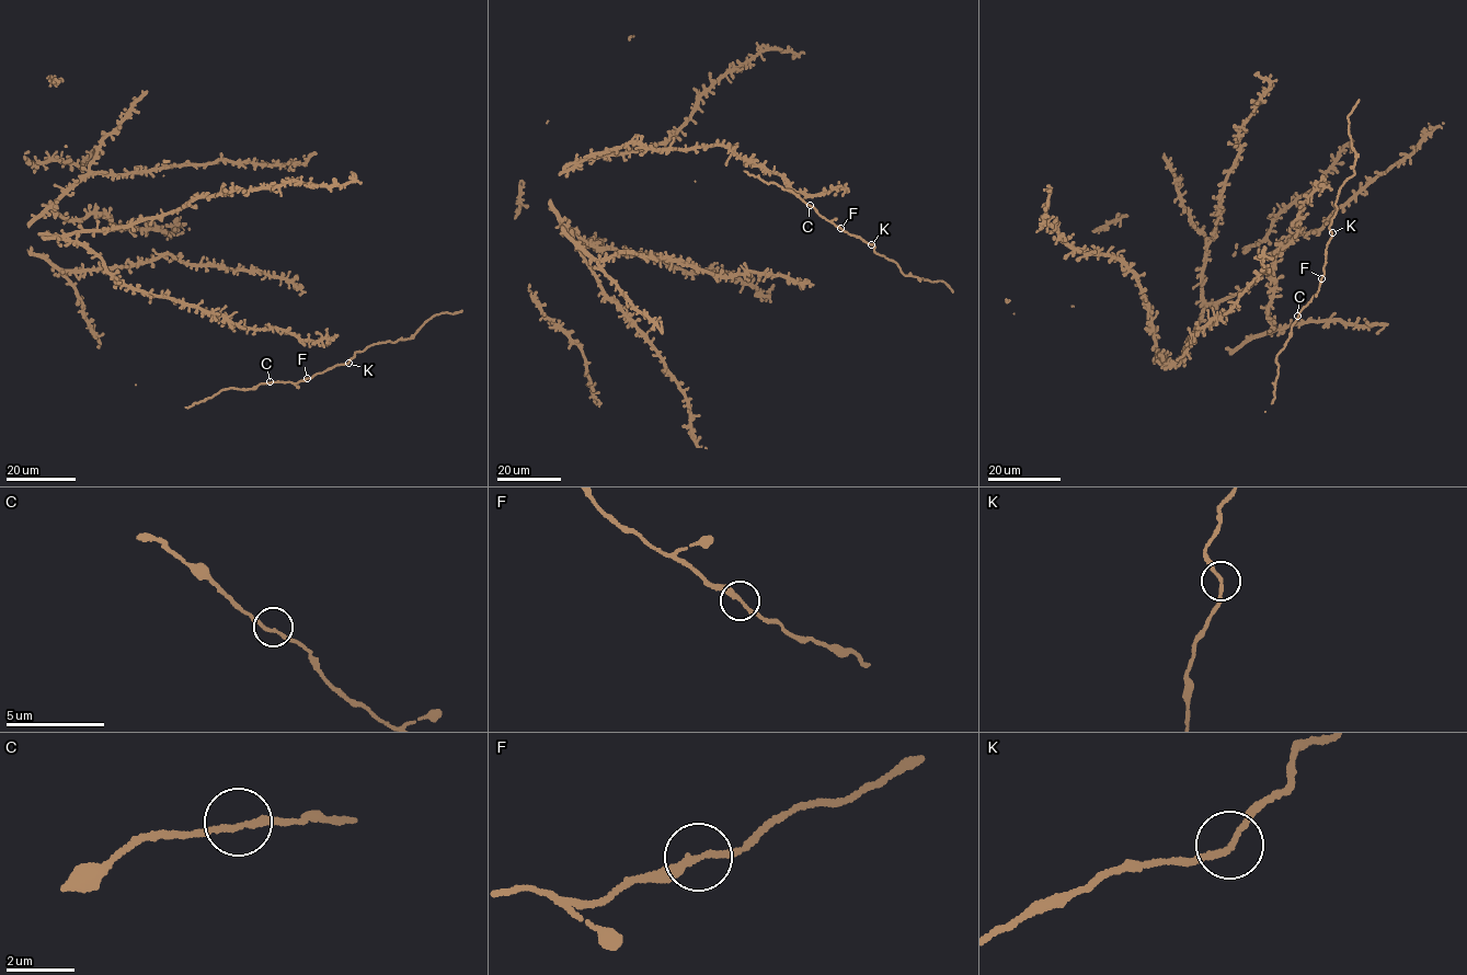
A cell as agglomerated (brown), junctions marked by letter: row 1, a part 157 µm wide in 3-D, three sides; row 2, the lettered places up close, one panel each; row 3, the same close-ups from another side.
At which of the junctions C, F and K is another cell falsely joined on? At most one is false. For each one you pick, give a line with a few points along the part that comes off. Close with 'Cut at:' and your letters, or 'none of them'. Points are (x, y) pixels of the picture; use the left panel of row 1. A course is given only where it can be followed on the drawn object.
K: foreign part runs (347, 363), (354, 353), (367, 347), (409, 339), (436, 314), (461, 310)
Cut at: K

